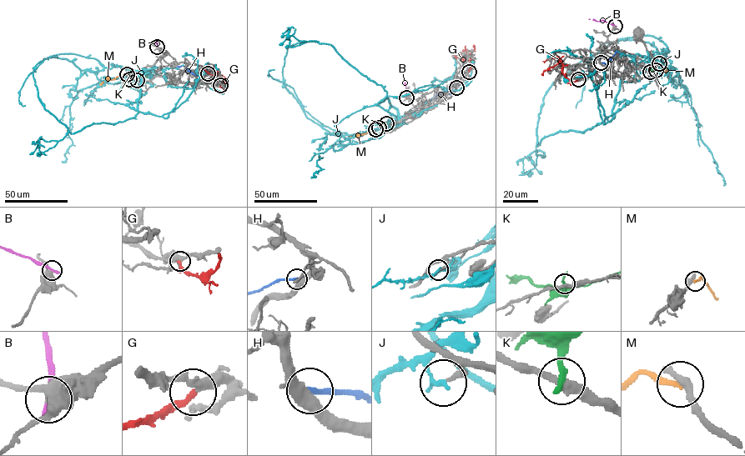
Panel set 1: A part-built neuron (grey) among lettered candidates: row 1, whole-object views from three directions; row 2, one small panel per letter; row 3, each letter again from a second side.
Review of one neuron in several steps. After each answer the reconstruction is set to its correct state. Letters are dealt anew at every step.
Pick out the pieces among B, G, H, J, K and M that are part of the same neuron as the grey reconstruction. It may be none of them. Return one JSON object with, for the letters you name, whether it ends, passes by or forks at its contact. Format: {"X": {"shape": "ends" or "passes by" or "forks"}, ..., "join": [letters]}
{"join": []}

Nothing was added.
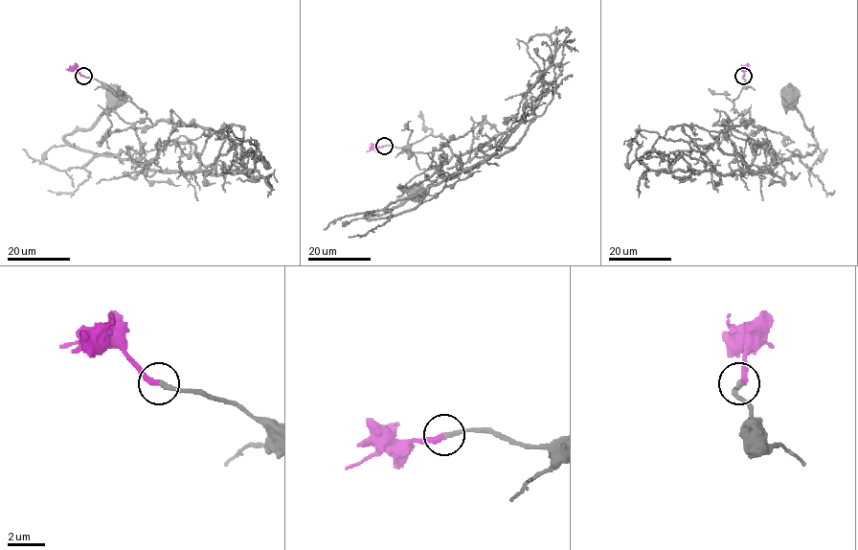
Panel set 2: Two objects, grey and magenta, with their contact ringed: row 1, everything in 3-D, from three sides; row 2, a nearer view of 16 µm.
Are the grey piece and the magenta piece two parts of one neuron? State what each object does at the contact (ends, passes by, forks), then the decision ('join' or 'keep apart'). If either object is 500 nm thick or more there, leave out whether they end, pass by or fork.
grey ends there; magenta ends there; join

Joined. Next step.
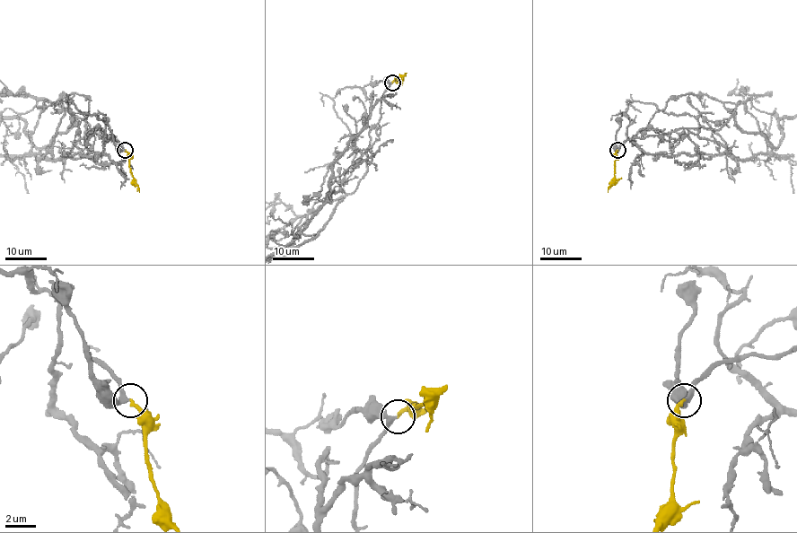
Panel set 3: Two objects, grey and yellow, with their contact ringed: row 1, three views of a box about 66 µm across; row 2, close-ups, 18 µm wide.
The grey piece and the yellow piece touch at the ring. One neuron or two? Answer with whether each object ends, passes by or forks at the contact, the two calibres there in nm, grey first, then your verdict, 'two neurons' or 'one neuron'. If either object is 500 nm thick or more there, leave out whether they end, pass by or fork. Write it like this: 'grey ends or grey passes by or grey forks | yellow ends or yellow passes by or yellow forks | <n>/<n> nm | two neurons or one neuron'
grey passes by | yellow ends | 240/240 nm | one neuron

